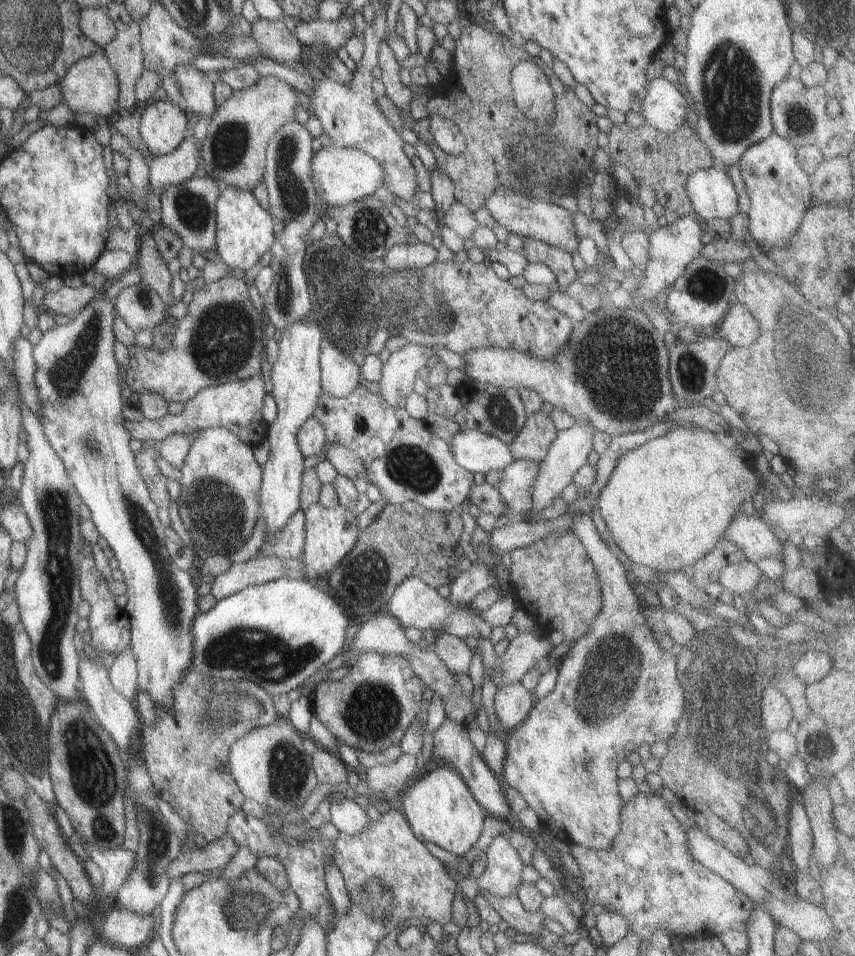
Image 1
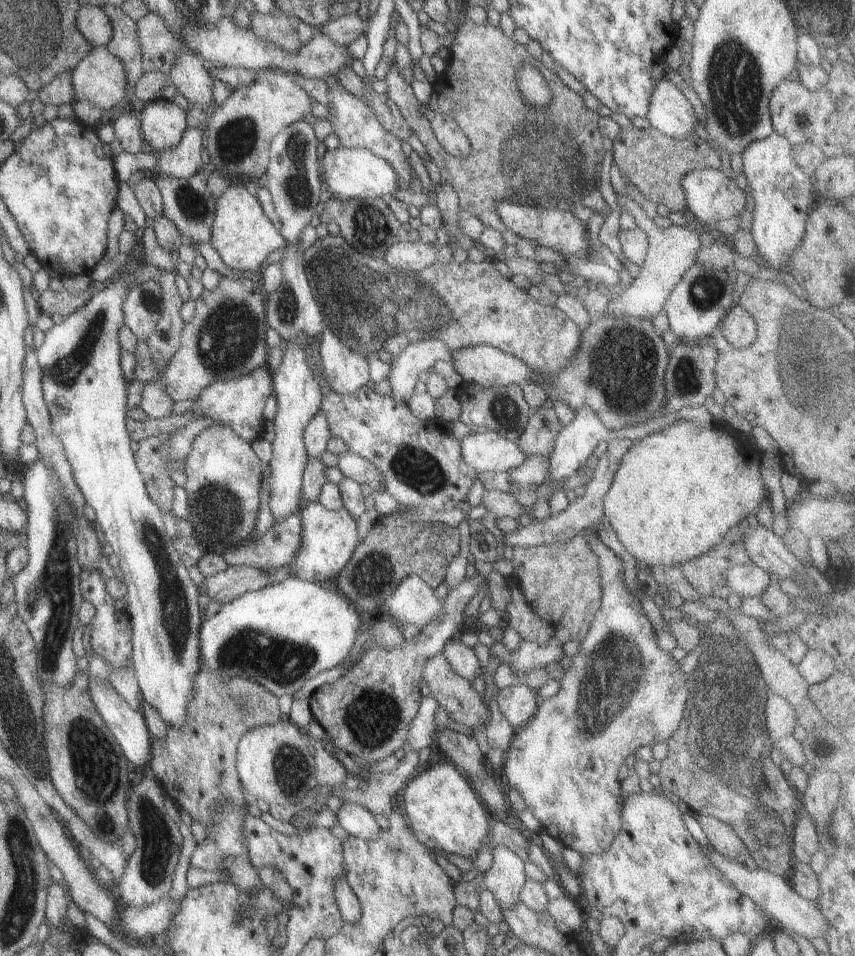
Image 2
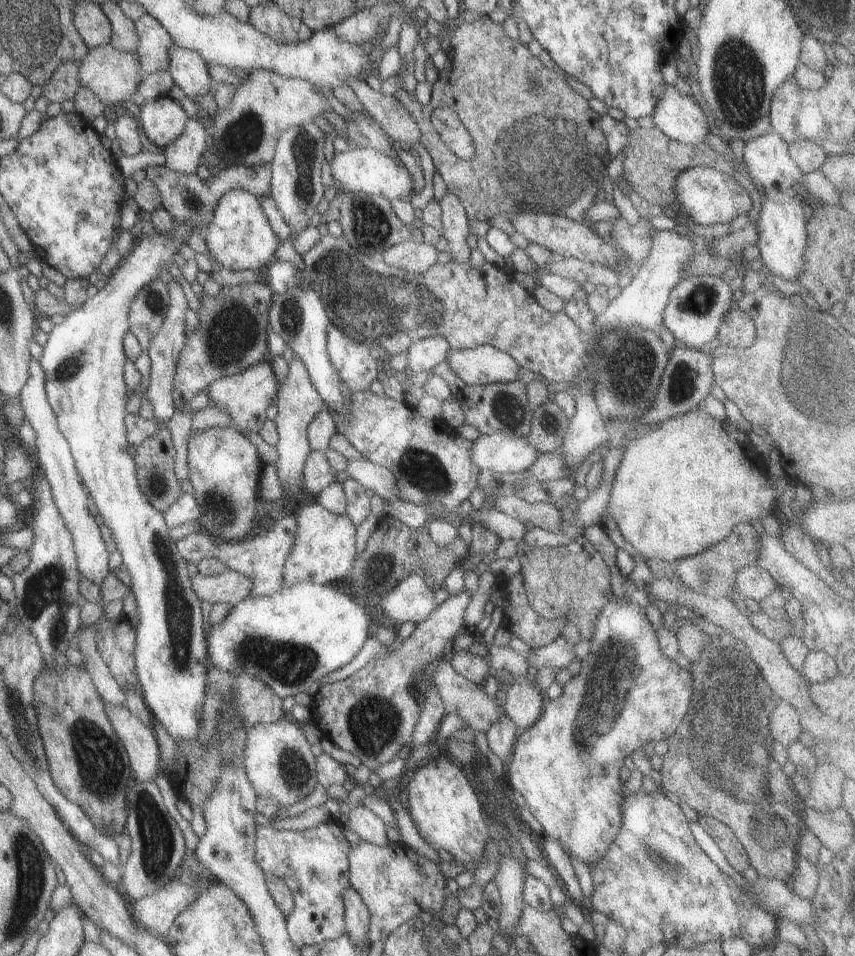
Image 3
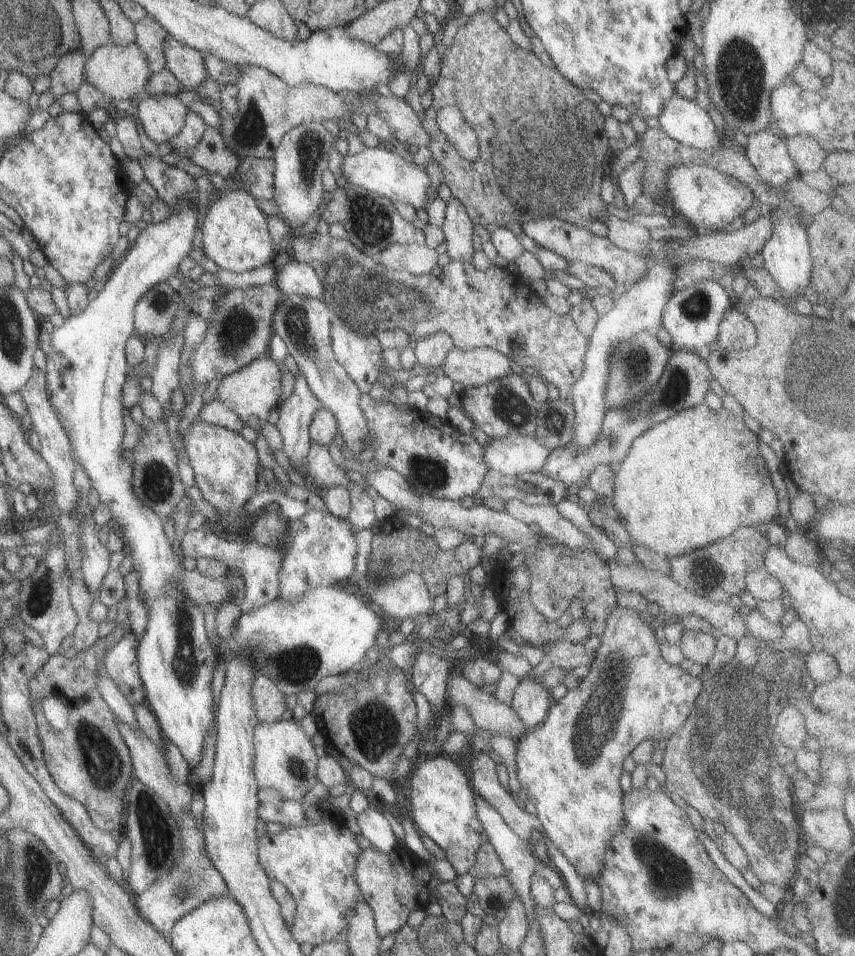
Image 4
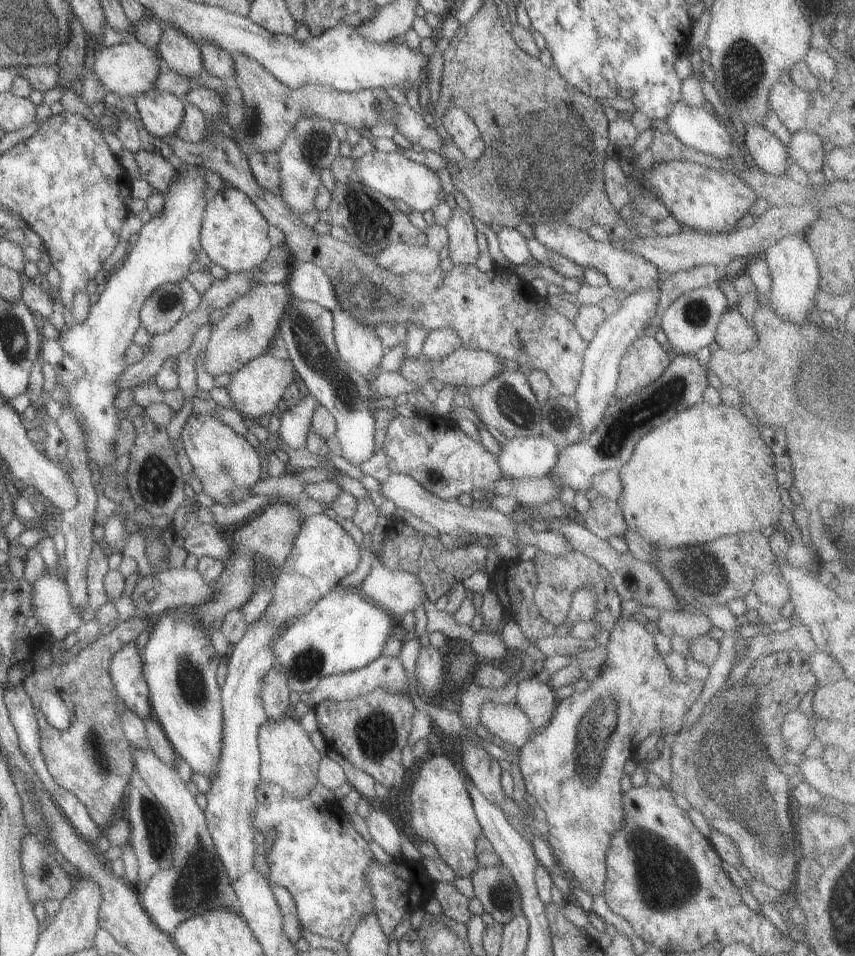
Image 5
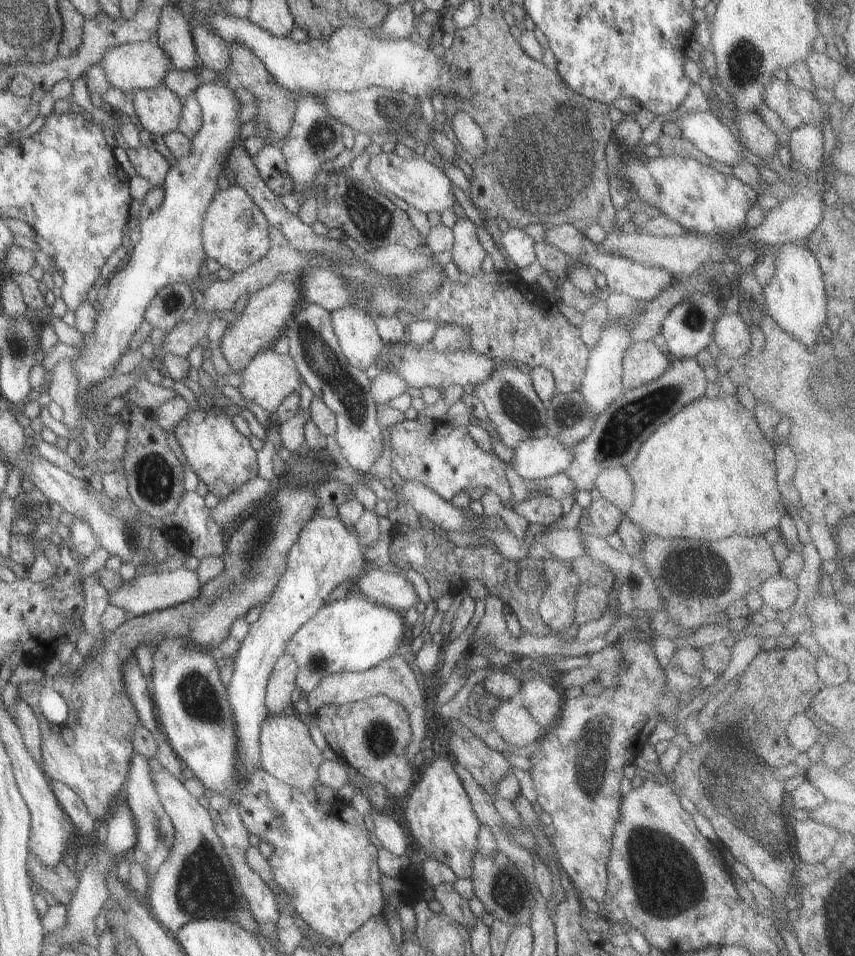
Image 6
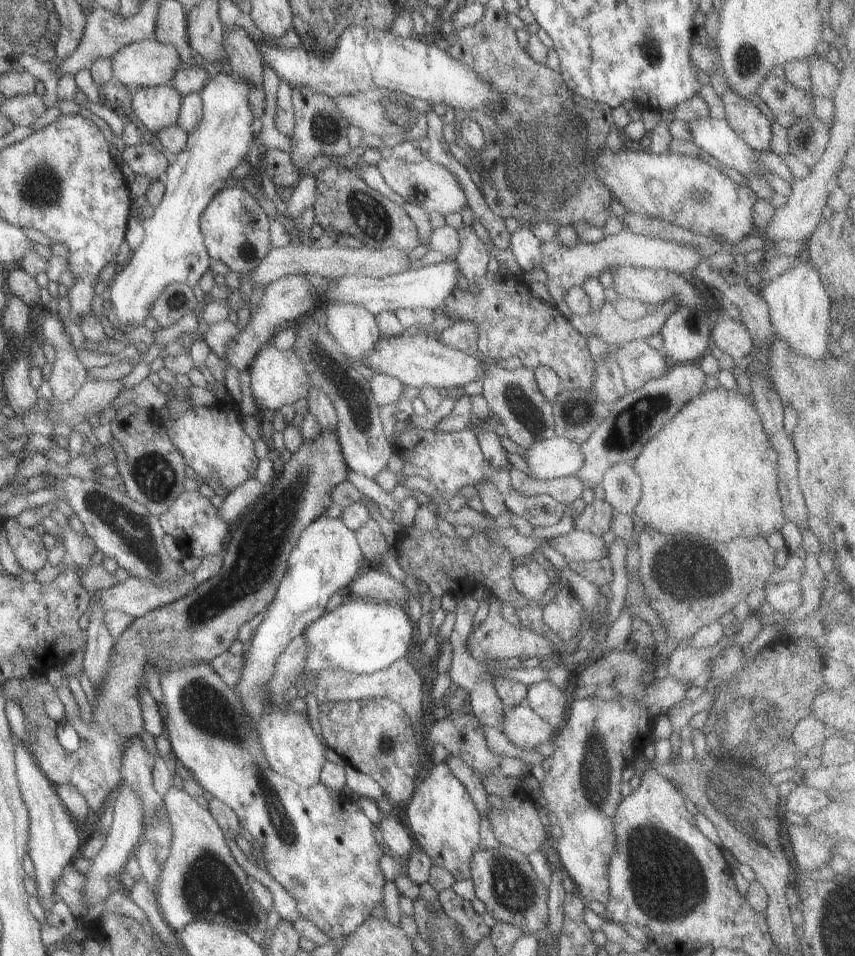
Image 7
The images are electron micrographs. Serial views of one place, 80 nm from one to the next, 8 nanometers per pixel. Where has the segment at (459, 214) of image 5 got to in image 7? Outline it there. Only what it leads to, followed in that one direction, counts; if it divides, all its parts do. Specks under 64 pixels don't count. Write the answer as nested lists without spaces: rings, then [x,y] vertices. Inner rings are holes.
[[[463,225],[456,230],[459,237],[459,248],[454,254],[460,273],[469,283],[475,283],[487,274],[486,266],[489,260],[487,246],[473,233],[472,227]]]

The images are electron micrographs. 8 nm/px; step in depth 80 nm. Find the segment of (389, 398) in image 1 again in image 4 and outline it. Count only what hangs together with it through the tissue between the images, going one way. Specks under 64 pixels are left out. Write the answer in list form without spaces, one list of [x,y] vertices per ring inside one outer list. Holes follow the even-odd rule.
[[[444,332],[421,337],[414,346],[414,370],[429,373],[436,366],[440,366],[447,352],[453,347],[452,338]]]

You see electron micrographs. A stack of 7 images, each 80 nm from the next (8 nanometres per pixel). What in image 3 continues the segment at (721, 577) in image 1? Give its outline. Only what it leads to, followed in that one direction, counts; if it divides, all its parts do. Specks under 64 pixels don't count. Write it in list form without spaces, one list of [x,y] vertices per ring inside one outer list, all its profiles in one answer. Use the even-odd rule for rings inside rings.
[[[756,564],[740,568],[734,576],[734,594],[759,602],[777,586],[771,575]]]

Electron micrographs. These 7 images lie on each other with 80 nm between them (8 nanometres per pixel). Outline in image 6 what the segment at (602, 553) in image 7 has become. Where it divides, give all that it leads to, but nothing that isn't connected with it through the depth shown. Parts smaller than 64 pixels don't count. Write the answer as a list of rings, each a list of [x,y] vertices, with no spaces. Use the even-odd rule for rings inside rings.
[[[548,529],[548,532],[536,534],[533,542],[543,545],[555,559],[571,560],[585,555],[584,546],[581,542],[580,531],[575,529]]]

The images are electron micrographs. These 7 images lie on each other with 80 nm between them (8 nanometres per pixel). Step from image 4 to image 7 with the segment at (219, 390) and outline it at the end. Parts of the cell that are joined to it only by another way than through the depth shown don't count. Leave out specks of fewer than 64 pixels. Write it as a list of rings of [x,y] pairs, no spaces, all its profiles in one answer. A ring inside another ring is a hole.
[[[267,344],[258,350],[246,370],[249,376],[249,390],[255,404],[270,411],[276,411],[280,406],[297,402],[306,396],[311,387],[299,355],[291,348],[277,350]]]

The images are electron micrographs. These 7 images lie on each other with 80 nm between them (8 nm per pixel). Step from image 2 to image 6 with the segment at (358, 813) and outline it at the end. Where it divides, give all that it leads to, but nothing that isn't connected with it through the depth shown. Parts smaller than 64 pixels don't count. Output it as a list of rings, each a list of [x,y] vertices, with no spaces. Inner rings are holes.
[[[375,811],[372,815],[372,821],[373,832],[371,835],[375,836],[375,840],[379,840],[379,844],[385,850],[395,856],[408,854],[409,844],[405,839],[405,832],[391,816]]]

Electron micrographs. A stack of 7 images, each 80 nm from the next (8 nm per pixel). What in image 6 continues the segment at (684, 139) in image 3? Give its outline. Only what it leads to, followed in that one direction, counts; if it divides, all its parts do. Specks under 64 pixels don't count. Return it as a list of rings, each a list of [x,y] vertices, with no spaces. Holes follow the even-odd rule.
[[[709,110],[686,113],[674,121],[681,130],[681,137],[710,160],[733,166],[741,159],[742,144]]]

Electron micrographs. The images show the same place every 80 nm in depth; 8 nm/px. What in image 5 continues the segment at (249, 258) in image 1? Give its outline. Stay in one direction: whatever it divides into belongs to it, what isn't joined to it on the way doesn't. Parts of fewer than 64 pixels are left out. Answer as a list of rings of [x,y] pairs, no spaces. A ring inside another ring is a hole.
[[[225,185],[204,206],[198,236],[200,248],[205,250],[211,263],[228,273],[248,271],[261,263],[272,249],[267,239],[267,226],[267,221],[243,192]]]

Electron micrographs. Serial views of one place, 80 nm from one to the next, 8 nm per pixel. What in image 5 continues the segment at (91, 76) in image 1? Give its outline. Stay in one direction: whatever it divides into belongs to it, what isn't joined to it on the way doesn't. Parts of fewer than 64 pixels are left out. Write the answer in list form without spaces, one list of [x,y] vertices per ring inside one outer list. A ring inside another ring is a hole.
[[[125,40],[108,47],[96,48],[92,56],[90,70],[105,87],[107,93],[119,96],[137,96],[155,88],[154,82],[162,69],[162,62],[151,49],[137,40]]]

